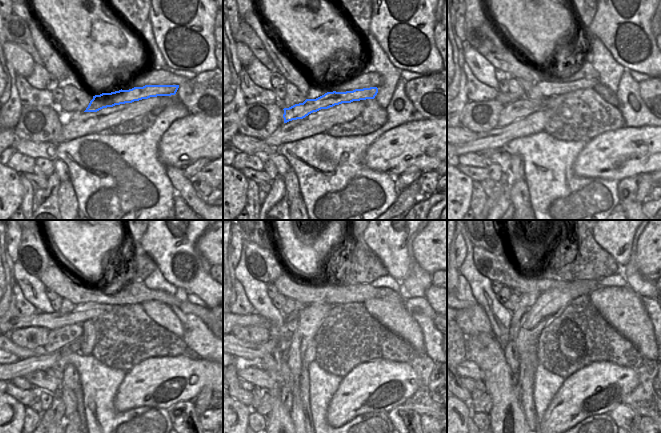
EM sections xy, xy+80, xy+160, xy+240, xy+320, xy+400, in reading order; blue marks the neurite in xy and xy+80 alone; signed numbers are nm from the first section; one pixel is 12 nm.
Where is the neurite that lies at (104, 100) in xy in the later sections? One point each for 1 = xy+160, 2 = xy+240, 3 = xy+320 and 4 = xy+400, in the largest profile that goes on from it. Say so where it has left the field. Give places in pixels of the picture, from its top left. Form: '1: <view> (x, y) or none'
1: xy+160 (523, 107)
2: xy+240 (59, 338)
3: xy+320 (249, 351)
4: xy+400 (467, 340)

